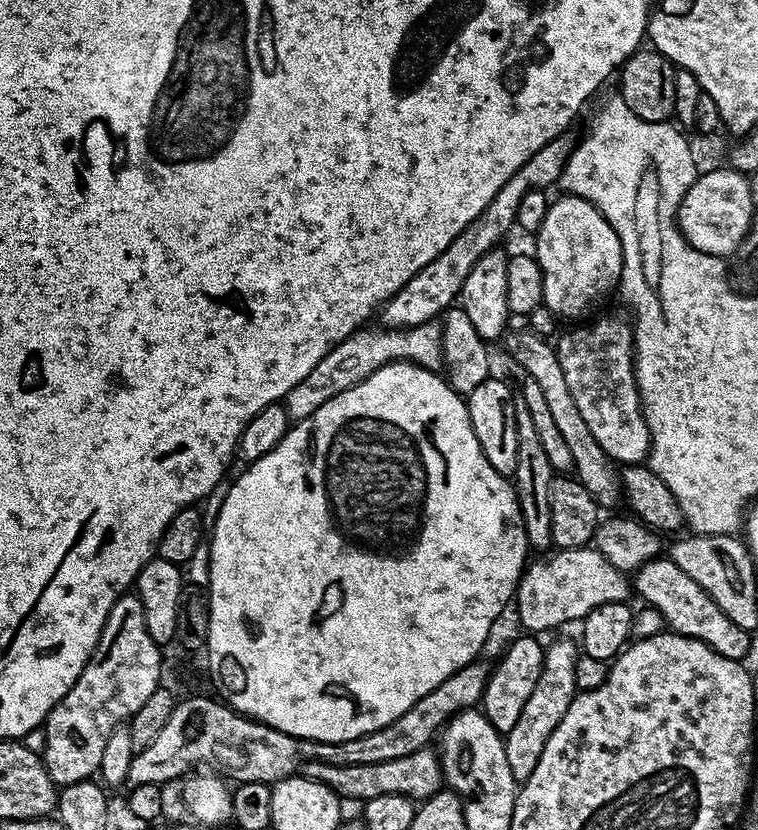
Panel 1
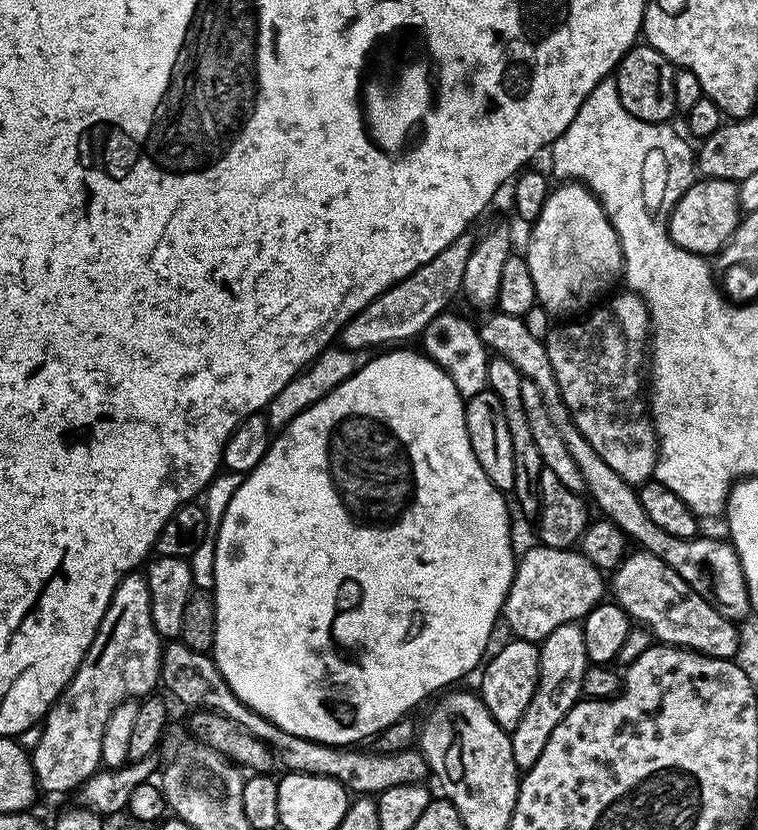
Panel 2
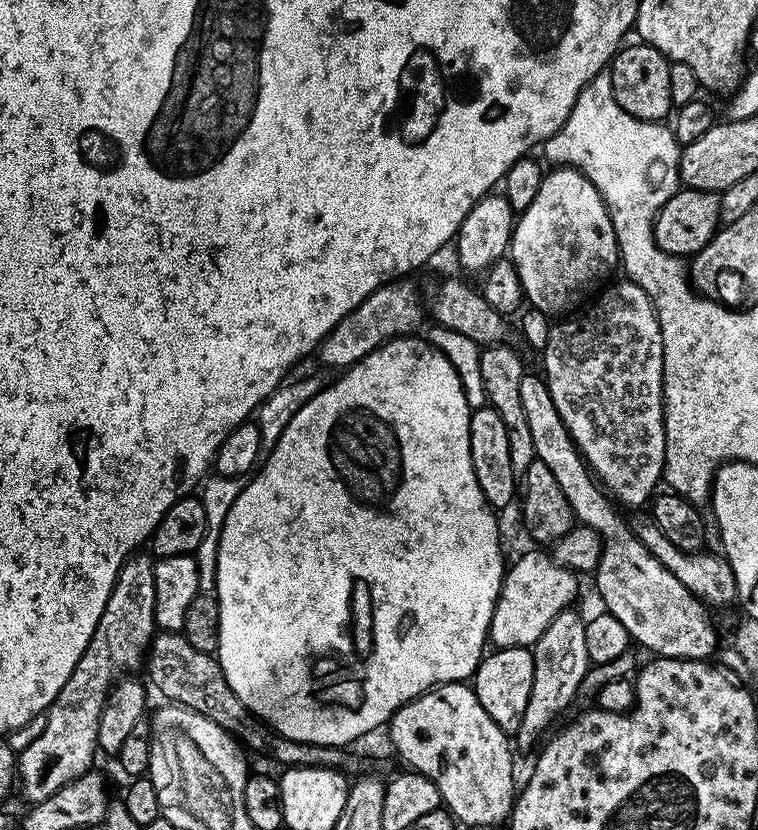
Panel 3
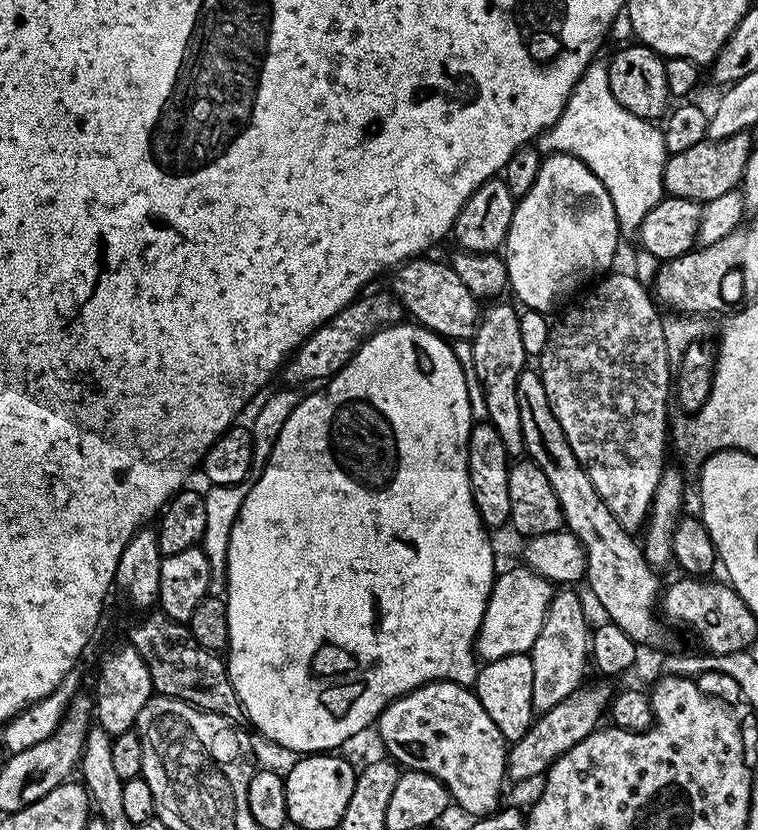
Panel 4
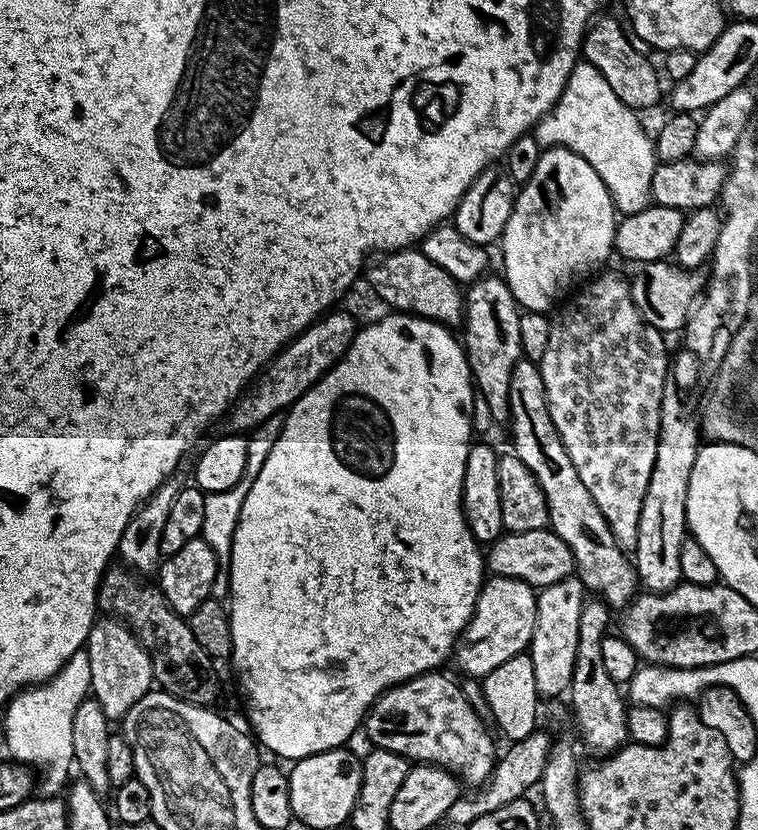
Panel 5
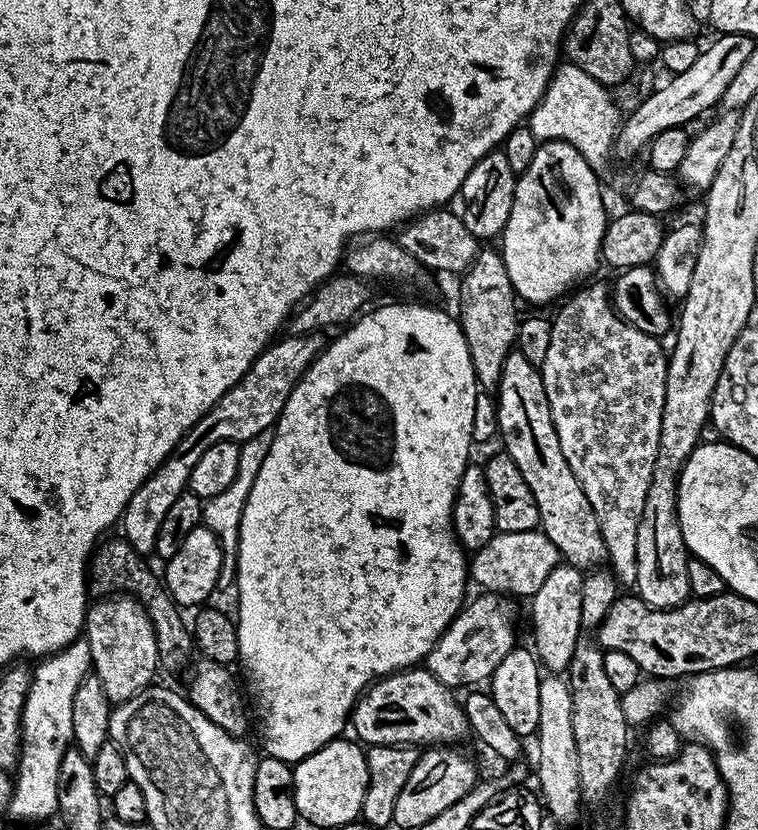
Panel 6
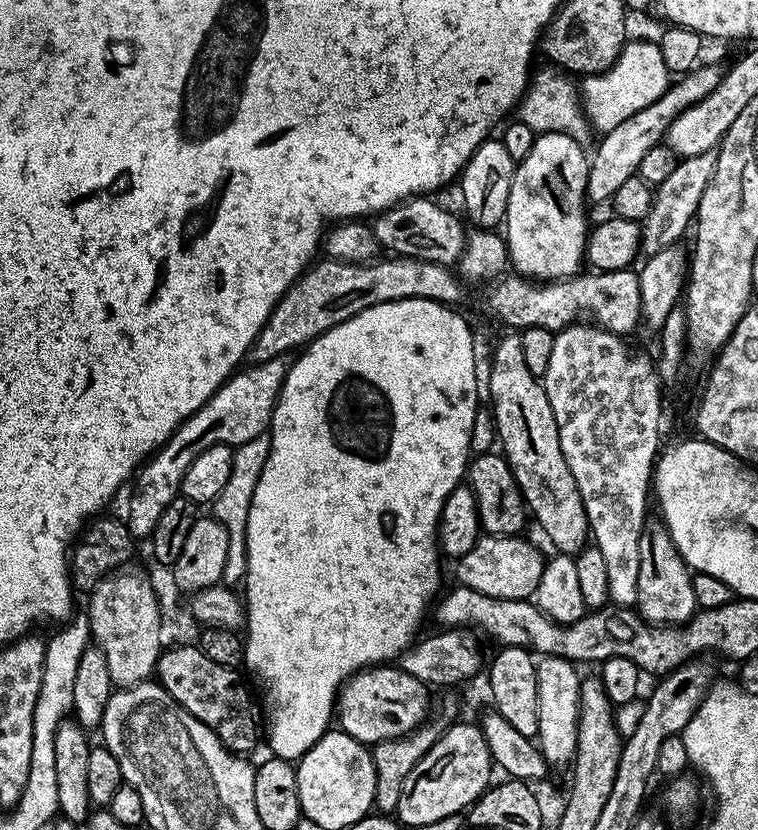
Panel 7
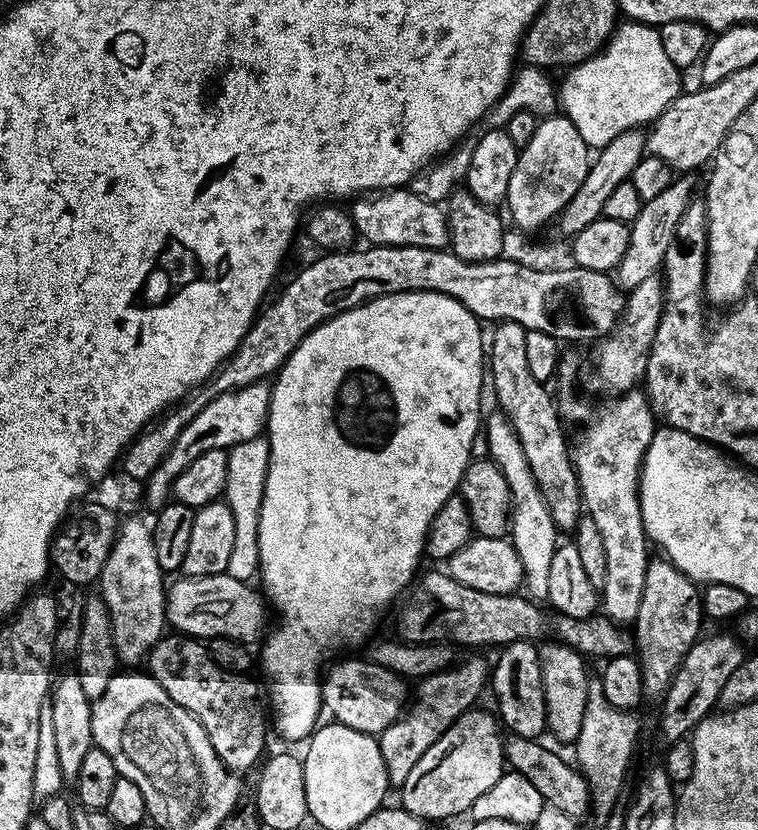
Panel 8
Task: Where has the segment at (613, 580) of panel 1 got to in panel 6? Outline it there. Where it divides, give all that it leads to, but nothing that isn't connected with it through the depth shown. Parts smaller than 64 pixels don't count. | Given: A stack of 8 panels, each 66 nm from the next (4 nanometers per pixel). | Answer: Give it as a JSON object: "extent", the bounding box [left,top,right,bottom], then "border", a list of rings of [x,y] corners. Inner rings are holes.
{"extent":[424,592,517,690],"border":[[[482,592],[461,609],[459,615],[452,620],[451,626],[439,637],[424,666],[439,681],[453,690],[460,686],[480,686],[489,681],[498,668],[499,662],[506,658],[517,643],[514,630],[514,606],[509,597],[499,593]],[[472,684],[472,685],[470,685]]]}

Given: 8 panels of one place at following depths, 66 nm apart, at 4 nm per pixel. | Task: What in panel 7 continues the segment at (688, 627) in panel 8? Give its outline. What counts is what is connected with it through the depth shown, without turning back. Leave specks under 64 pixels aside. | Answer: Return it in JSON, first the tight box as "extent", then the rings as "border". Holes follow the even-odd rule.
{"extent":[635,519,698,626],"border":[[[649,519],[645,523],[640,539],[640,552],[642,559],[638,569],[638,594],[635,603],[640,615],[645,620],[662,626],[676,626],[690,620],[698,608],[692,585],[693,573],[676,549],[674,538],[668,533],[663,519]]]}

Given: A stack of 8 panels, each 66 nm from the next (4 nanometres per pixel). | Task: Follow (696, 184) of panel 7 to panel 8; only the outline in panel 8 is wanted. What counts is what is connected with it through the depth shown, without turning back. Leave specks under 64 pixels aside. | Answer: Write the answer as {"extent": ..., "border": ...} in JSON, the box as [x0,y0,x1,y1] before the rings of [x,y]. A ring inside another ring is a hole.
{"extent":[614,174,693,290],"border":[[[684,174],[681,178],[673,179],[669,188],[662,190],[658,198],[643,201],[640,213],[631,221],[628,233],[626,254],[621,258],[620,264],[614,269],[614,279],[623,289],[631,290],[638,286],[638,282],[653,276],[661,267],[668,245],[676,238],[676,227],[682,222],[682,214],[693,203],[691,175]]]}

